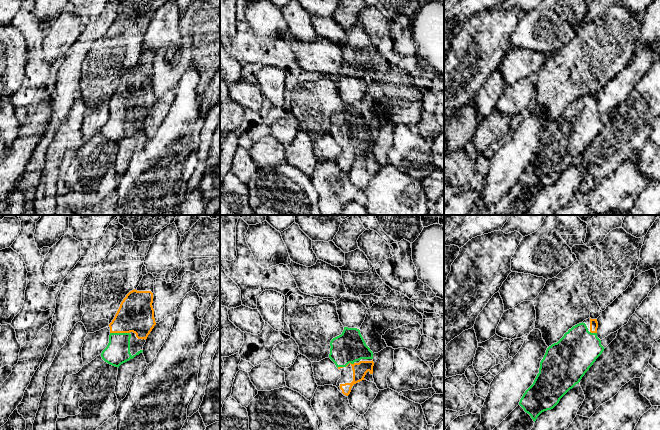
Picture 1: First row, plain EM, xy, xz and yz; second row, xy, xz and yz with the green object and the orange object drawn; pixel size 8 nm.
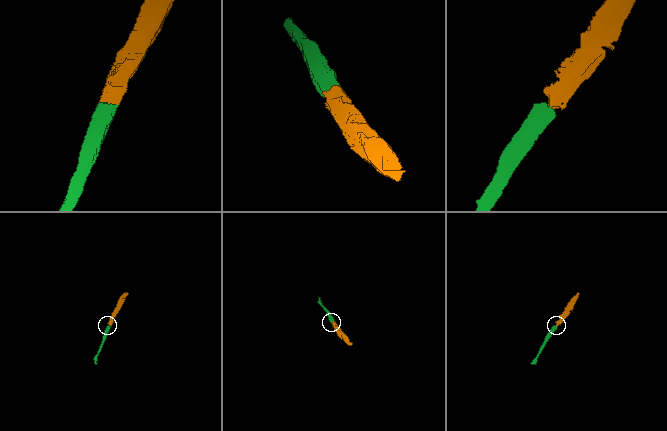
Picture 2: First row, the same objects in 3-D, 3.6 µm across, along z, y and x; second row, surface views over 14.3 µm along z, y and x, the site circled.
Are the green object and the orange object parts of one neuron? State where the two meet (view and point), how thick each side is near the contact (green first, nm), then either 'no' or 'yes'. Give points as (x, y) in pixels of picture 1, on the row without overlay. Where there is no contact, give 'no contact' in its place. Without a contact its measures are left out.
xy (120, 109) | 200/280 nm | yes

